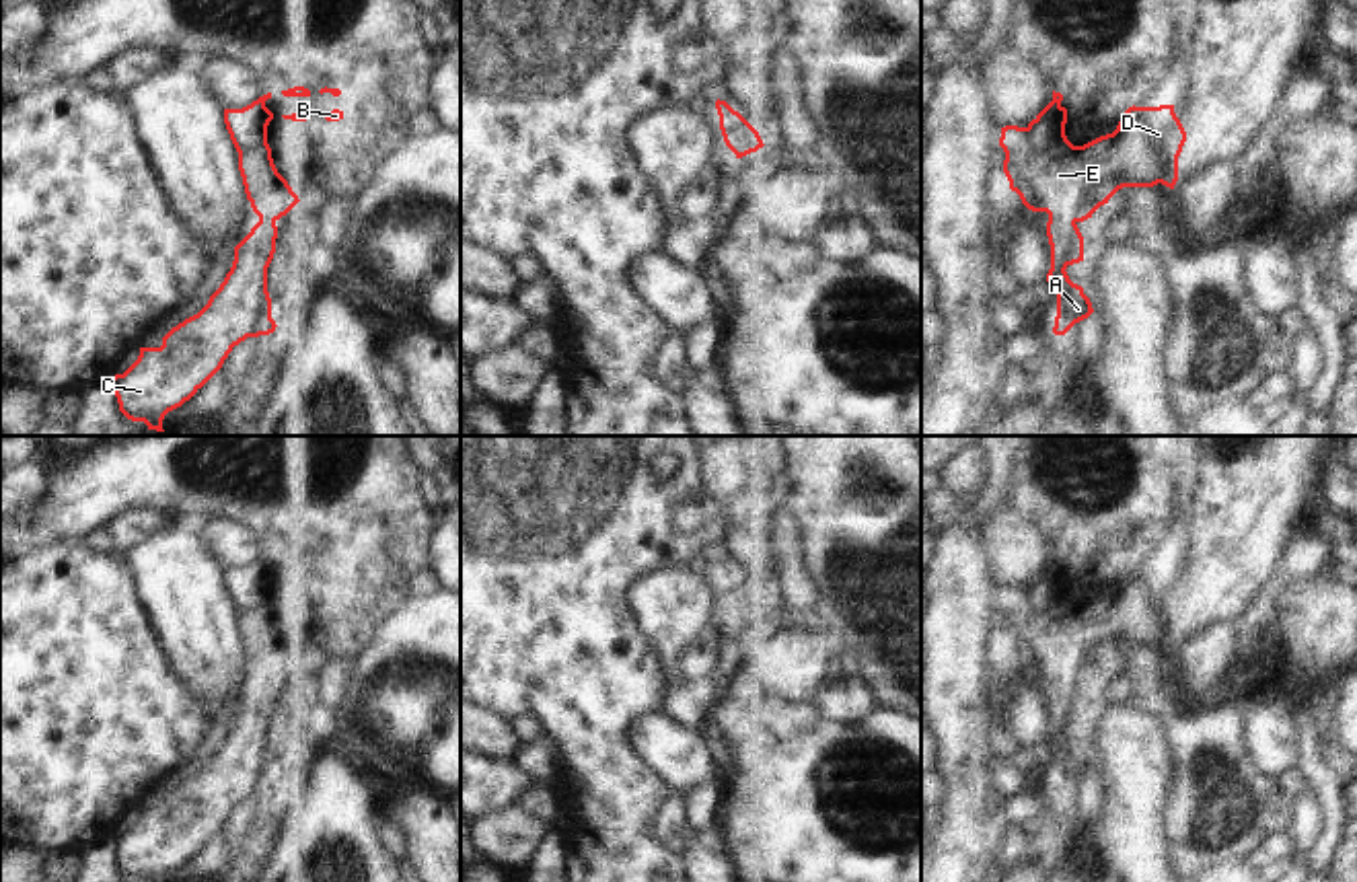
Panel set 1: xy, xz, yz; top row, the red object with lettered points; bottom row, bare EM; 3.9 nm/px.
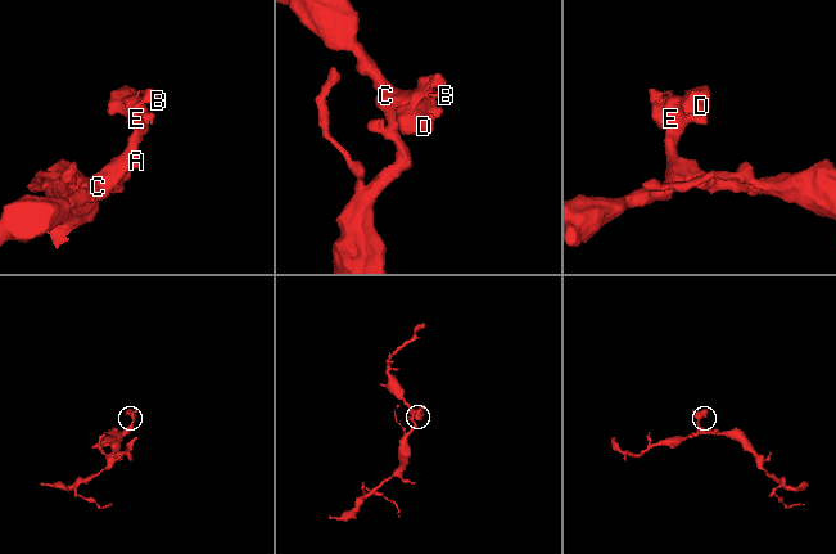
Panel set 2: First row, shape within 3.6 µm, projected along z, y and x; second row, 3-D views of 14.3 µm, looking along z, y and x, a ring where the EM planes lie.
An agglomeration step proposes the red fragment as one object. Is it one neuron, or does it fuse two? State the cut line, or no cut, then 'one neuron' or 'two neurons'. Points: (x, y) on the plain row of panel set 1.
no cut; one neuron

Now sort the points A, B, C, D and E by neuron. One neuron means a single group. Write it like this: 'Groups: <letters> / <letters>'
Groups: A B C D E

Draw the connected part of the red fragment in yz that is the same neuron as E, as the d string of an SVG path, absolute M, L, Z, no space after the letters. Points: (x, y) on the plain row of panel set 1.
M1053 551L1053 561L1026 588L1005 586L999 598L1010 650L1028 670L1049 674L1047 742L1057 748L1055 796L1065 796L1094 773L1084 748L1065 732L1084 722L1077 685L1092 678L1123 648L1162 644L1174 650L1186 602L1174 565L1133 565L1112 594L1073 607L1065 596L1067 569L1061 561L1063 555Z

